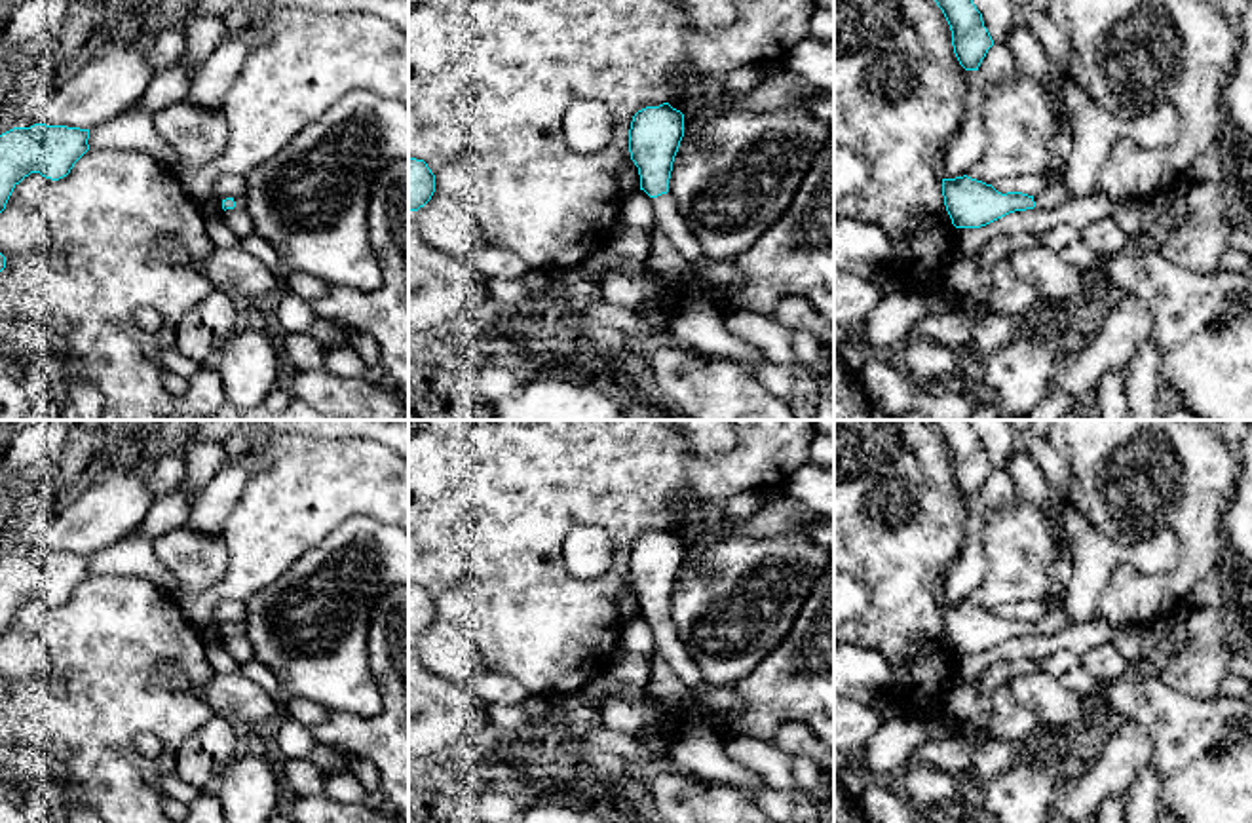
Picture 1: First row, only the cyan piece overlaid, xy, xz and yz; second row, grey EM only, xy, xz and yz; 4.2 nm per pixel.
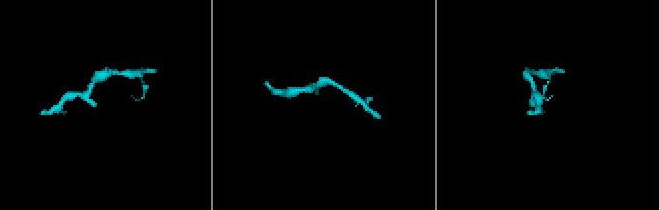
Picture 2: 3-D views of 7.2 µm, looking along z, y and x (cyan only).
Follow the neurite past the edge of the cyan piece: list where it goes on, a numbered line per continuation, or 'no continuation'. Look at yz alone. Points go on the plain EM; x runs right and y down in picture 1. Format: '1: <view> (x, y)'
1: yz (1055, 620)

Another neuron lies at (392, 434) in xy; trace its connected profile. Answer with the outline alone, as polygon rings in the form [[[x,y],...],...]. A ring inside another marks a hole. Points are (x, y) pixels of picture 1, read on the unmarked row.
[[[245,420],[224,443],[224,462],[241,458],[258,431],[293,431],[321,439],[372,439],[408,460],[408,420]]]

